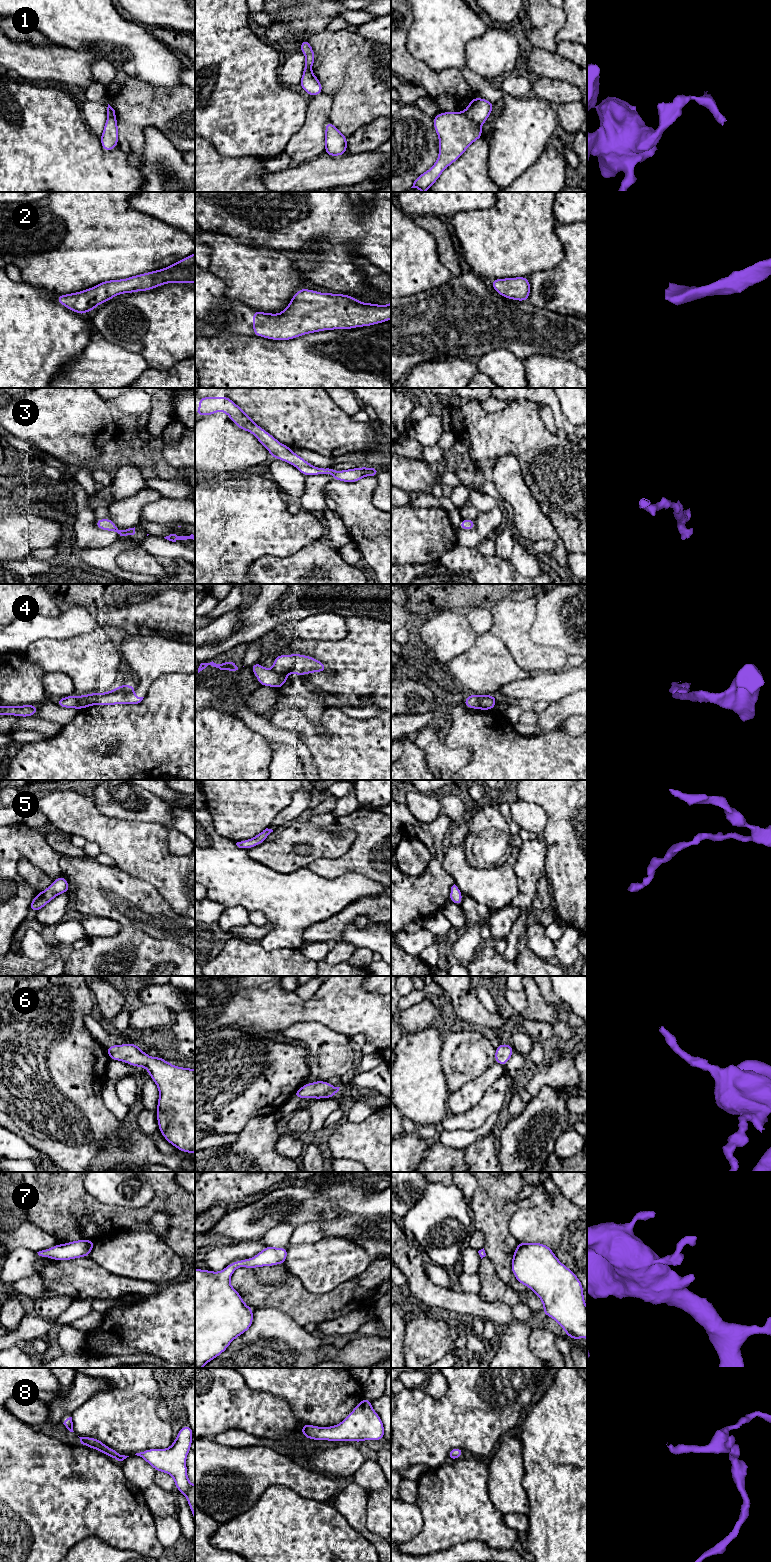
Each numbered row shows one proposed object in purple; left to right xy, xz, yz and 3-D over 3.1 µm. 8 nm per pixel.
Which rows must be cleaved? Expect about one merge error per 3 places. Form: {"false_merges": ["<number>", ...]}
{"false_merges": ["1", "4"]}

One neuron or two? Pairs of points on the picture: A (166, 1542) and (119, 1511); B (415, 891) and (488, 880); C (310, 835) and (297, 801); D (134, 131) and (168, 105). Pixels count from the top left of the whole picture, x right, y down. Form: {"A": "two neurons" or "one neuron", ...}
{"A": "two neurons", "B": "two neurons", "C": "two neurons", "D": "one neuron"}

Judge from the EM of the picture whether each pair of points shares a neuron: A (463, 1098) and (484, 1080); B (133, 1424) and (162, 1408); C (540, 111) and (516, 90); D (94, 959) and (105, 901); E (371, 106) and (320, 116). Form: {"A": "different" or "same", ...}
{"A": "same", "B": "different", "C": "different", "D": "different", "E": "different"}

